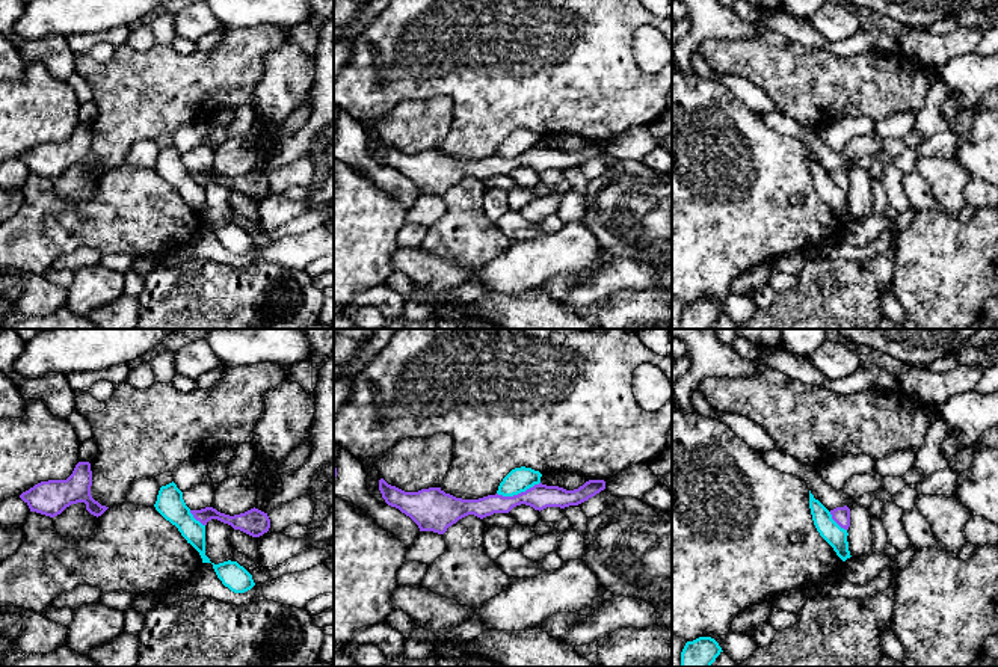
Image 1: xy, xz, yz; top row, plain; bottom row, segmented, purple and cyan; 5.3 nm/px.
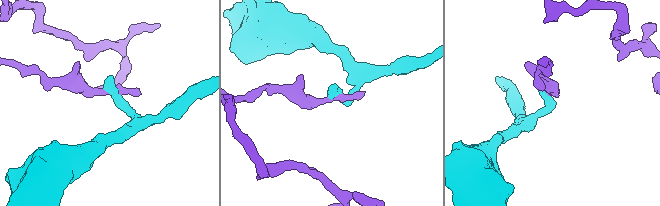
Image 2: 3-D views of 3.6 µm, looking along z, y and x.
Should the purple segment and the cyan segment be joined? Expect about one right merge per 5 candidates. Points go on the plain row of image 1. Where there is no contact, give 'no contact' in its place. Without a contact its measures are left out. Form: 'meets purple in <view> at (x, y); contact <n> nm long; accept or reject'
meets purple in xz at (518, 156); contact 240 nm long; reject

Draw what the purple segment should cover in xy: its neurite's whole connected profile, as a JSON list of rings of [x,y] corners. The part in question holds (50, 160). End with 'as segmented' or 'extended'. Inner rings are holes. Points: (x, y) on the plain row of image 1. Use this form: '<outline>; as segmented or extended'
[[[79,124],[66,142],[41,143],[23,154],[20,160],[36,174],[50,180],[60,177],[66,169],[85,164],[86,172],[101,178],[109,169],[101,168],[91,157],[92,133],[89,124]]]; as segmented

